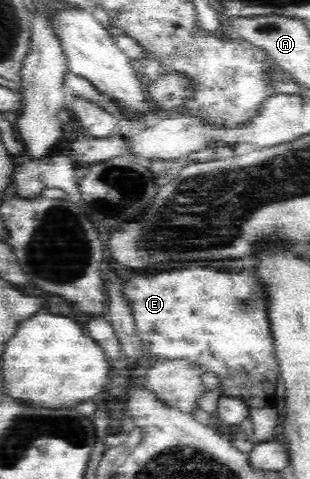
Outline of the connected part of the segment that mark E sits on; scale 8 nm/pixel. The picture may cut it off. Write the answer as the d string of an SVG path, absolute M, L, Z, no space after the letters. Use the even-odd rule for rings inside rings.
M261 266L255 267L255 269L249 269L249 271L239 271L239 273L223 273L223 271L209 269L209 267L179 268L178 270L168 272L157 272L150 276L133 277L128 282L123 283L119 289L121 299L125 300L125 305L129 308L129 315L133 316L133 325L135 330L137 330L137 335L141 338L144 347L148 350L149 356L152 357L154 361L179 361L181 363L187 363L193 366L193 368L197 368L197 372L199 372L201 376L205 373L215 375L217 381L219 381L221 395L223 395L221 397L239 399L249 412L251 412L252 409L274 406L275 387L281 373L279 362L275 357L275 345L268 301L268 299L271 298L271 289L268 289L264 278L260 277L260 267Z

